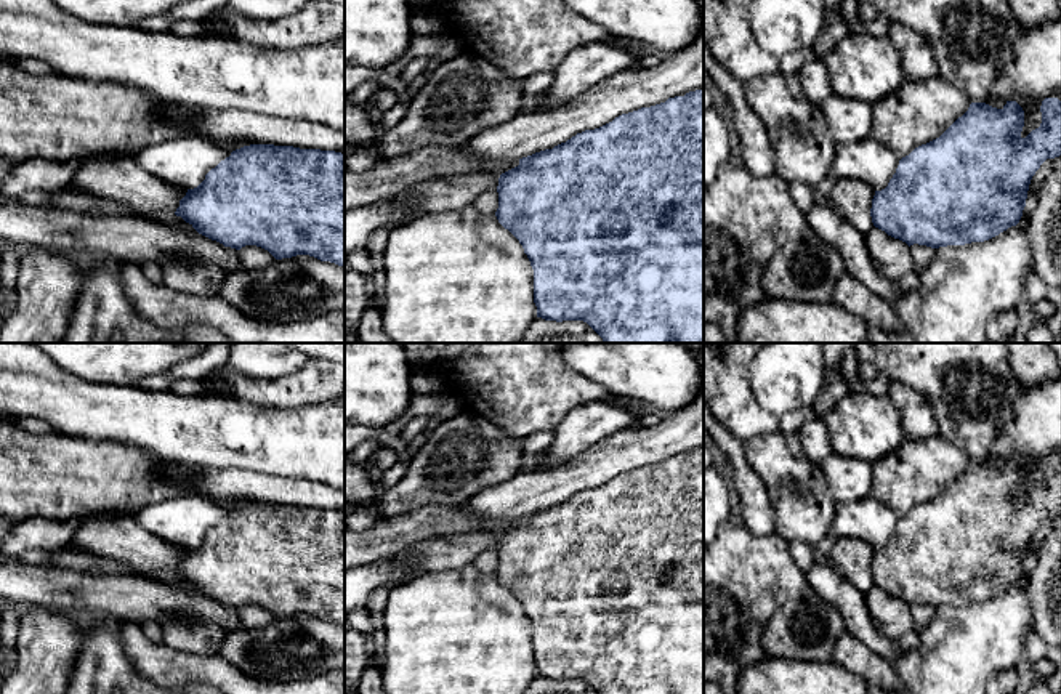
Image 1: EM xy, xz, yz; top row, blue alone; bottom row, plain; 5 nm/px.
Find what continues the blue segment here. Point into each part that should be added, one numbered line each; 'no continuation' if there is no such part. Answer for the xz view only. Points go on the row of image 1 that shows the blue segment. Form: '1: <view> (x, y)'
1: xz (391, 177)

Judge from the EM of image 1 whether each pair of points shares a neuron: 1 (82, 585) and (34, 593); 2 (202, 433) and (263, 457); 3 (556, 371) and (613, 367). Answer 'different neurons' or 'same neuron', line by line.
1: same neuron
2: same neuron
3: different neurons

